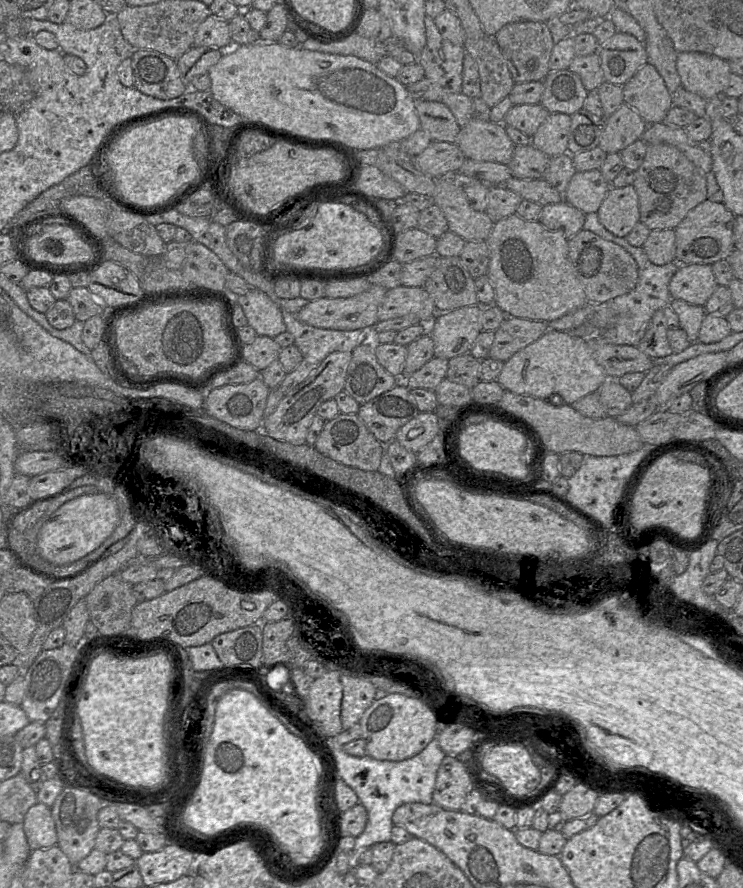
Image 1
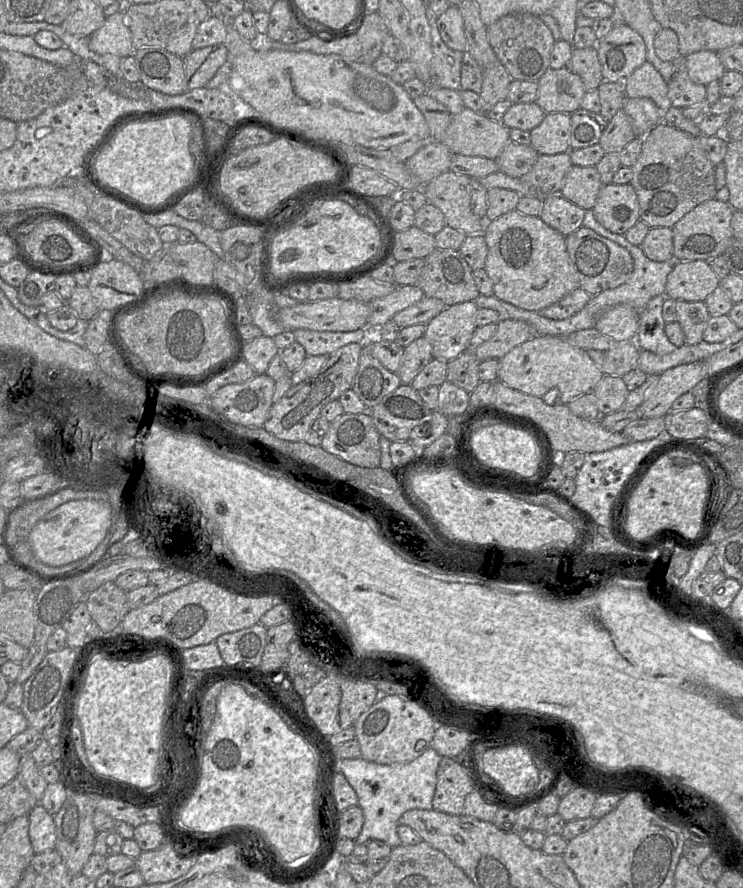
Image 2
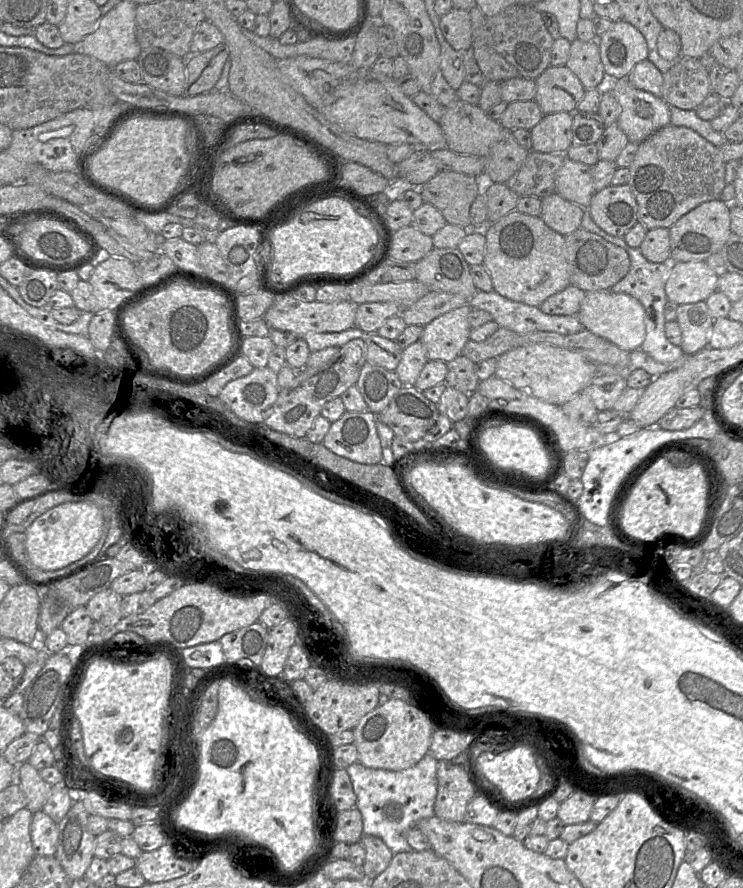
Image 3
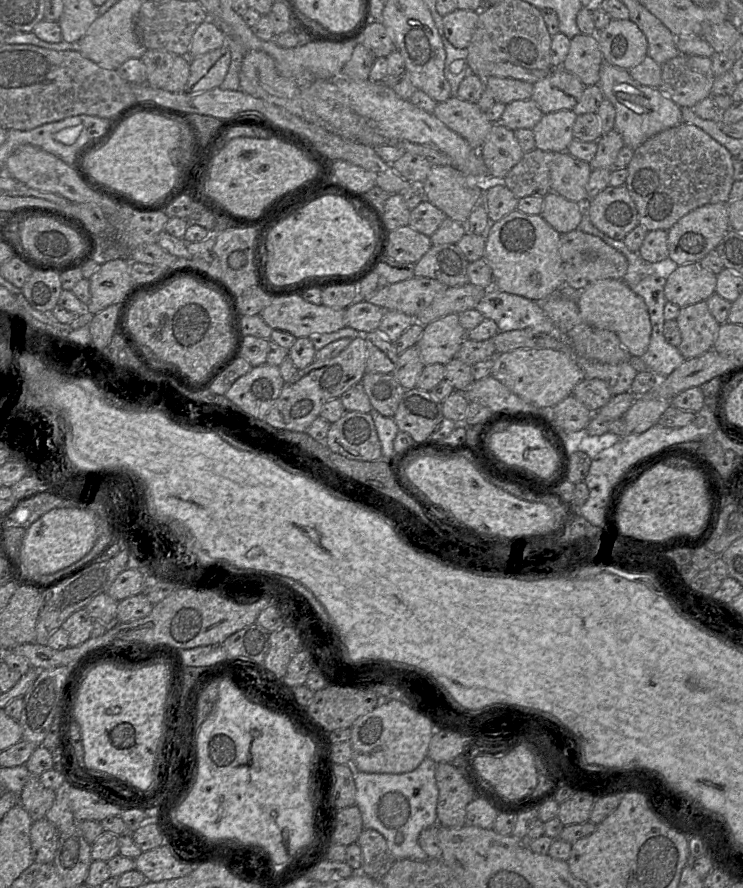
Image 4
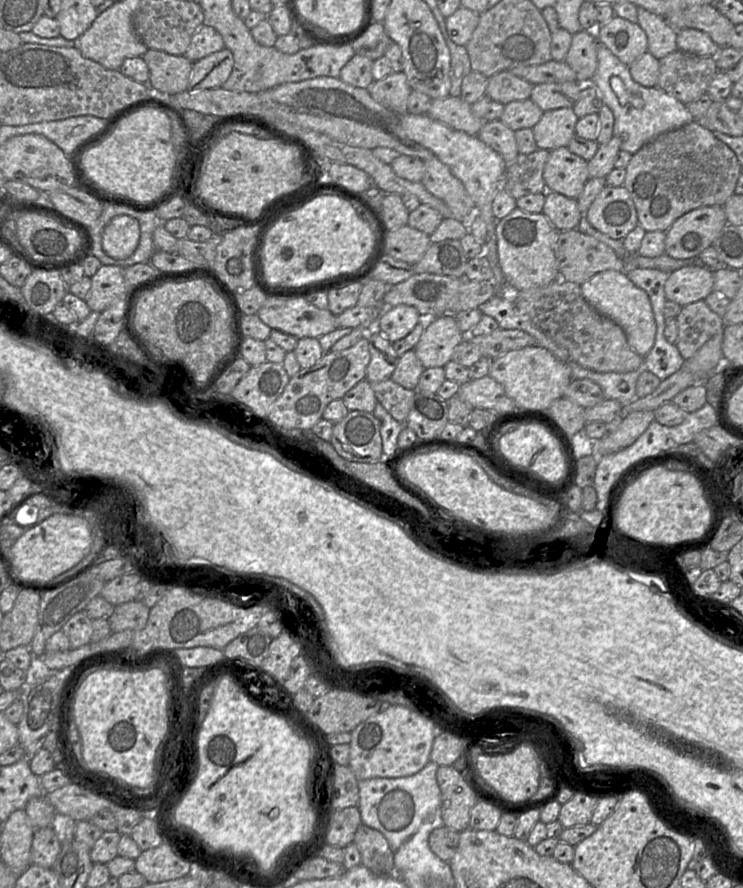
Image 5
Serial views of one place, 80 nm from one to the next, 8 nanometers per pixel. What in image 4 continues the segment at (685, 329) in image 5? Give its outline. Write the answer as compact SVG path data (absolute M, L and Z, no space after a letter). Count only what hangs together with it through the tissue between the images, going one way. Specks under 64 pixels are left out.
M706 301L681 307L675 320L681 333L678 349L684 359L697 357L713 348L721 324L710 313Z

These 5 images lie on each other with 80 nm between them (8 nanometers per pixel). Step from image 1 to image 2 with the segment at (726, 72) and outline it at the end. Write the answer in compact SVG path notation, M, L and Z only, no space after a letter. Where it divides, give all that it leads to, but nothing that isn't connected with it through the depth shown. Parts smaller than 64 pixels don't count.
M701 50L684 57L684 65L690 79L698 84L707 85L720 80L726 69L717 52Z

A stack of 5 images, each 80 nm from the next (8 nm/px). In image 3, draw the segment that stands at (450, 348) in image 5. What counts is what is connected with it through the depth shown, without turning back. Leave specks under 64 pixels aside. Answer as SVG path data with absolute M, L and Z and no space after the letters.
M467 303L448 311L424 326L419 339L426 350L427 360L450 362L461 355L470 340L468 316L472 307Z

